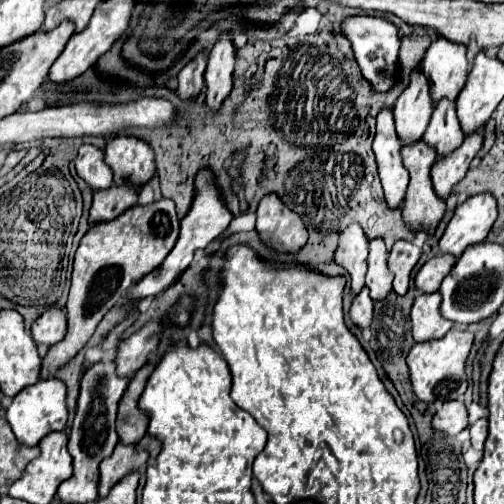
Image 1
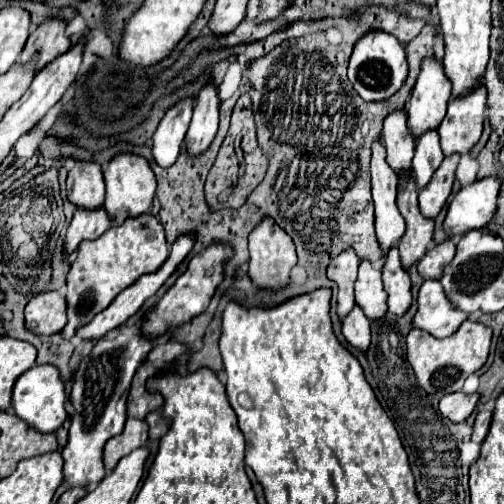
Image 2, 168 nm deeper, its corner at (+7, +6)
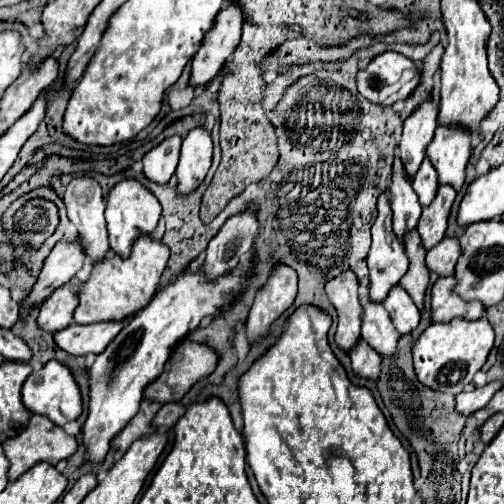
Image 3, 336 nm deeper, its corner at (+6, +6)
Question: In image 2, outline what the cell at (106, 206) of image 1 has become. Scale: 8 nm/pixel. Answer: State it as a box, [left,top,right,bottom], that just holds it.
[65,206,111,254]

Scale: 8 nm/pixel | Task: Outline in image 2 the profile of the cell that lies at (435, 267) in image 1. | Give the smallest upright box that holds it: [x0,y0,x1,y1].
[417,240,455,280]

